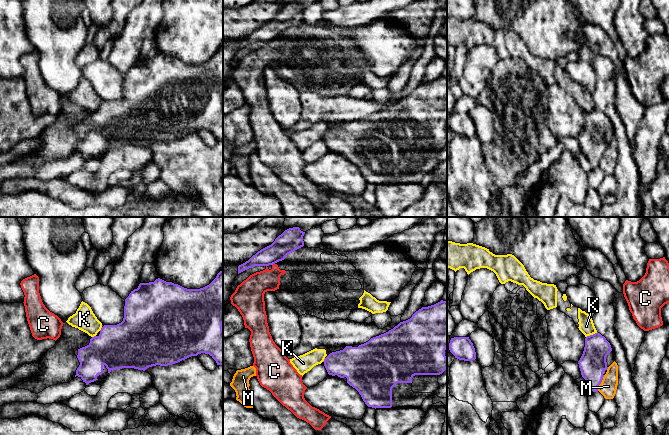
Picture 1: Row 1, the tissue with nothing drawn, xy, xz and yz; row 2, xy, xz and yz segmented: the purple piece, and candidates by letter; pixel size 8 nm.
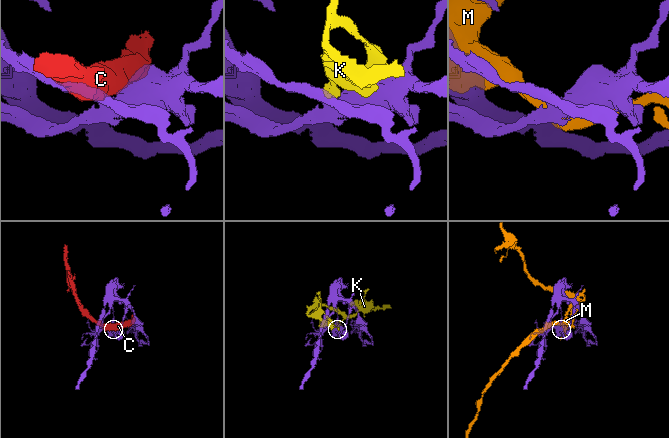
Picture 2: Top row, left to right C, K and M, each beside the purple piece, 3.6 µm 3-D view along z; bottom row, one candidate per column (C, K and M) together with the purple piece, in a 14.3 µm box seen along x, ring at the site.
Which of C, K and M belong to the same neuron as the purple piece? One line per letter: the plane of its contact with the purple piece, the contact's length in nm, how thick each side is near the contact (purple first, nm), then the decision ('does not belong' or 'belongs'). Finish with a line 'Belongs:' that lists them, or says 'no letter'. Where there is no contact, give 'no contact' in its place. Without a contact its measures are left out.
C: contact in xz; length 30 nm; calibres 180 and 190 nm; does not belong
K: contact in yz; length 100 nm; calibres 220 and 120 nm; does not belong
M: contact in yz; length 140 nm; calibres 220 and 140 nm; does not belong
Belongs: no letter

